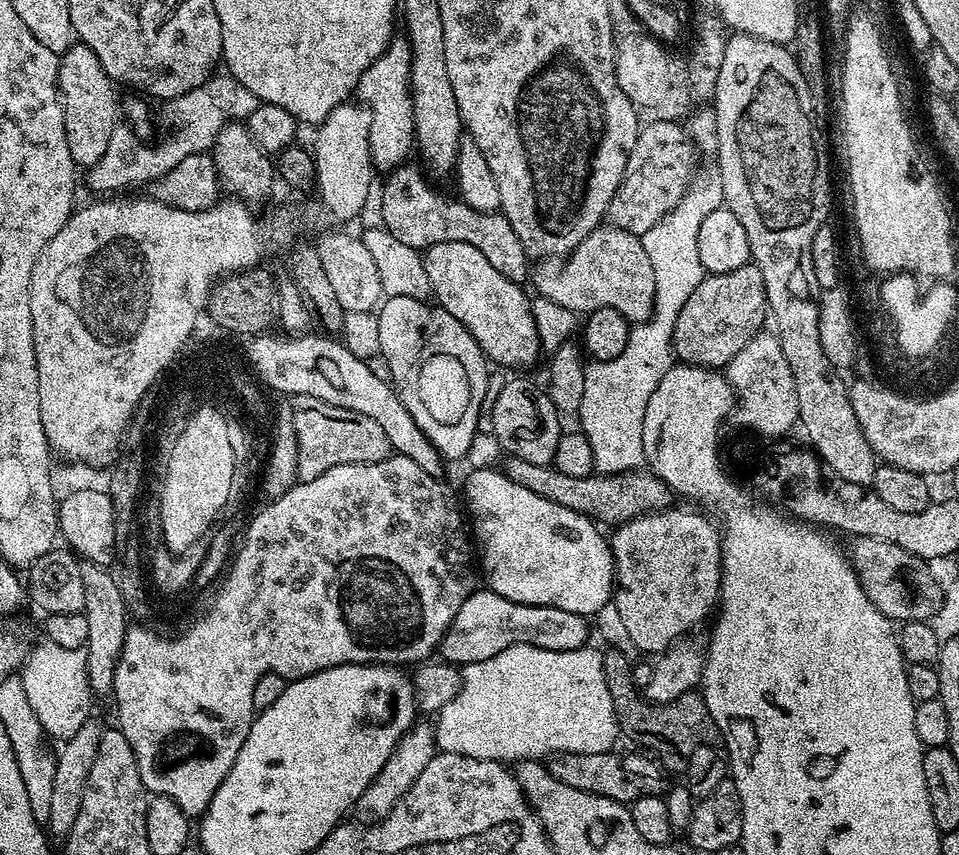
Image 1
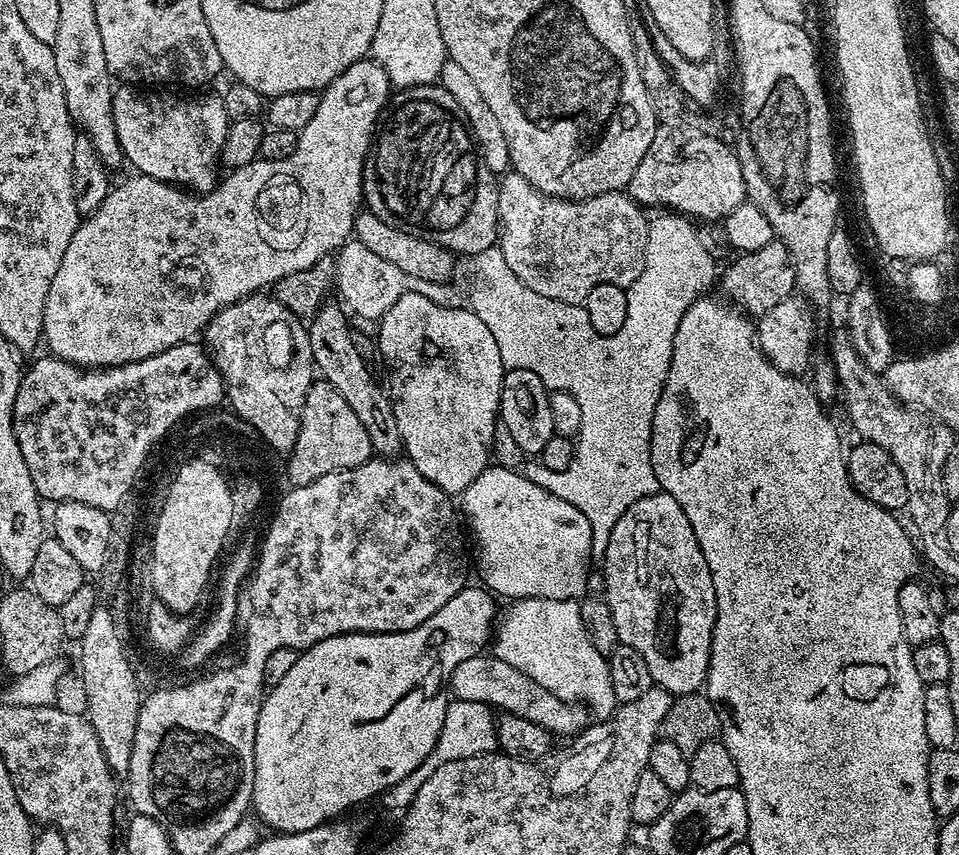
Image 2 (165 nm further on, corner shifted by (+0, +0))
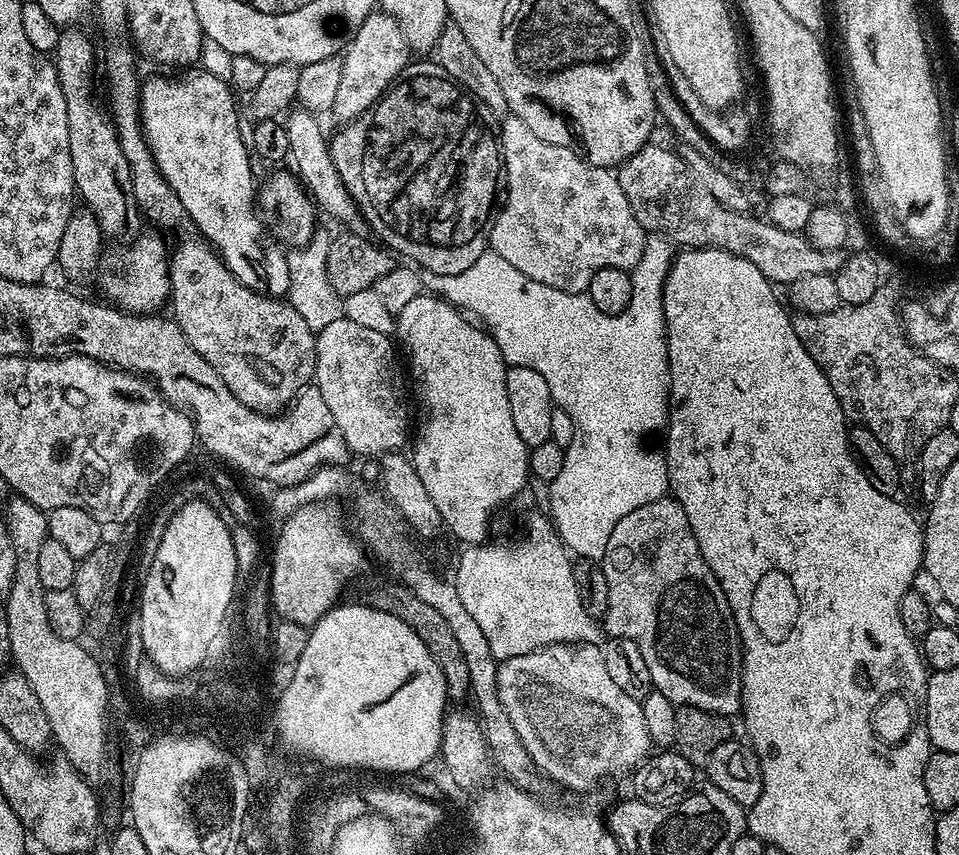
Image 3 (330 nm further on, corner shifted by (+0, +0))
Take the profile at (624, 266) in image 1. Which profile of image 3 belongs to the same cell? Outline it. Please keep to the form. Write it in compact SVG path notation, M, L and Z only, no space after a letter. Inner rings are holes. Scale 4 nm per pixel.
M509 114L501 124L504 125L498 128L498 143L502 180L505 185L508 183L508 193L503 193L504 209L495 213L490 225L491 251L506 258L514 270L522 270L526 278L563 292L587 293L598 270L617 268L631 273L642 258L646 233L638 218L634 218L634 210L630 210L617 173L590 163L575 147L542 142L522 118Z

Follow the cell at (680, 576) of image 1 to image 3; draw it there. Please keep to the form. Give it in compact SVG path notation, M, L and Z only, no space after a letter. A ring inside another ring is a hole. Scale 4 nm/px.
M665 494L661 500L646 502L646 506L638 506L618 526L614 526L614 534L610 534L610 542L606 542L604 551L604 573L606 574L606 586L608 587L608 608L602 617L602 628L609 637L621 636L638 646L642 650L642 658L645 659L646 670L650 673L653 689L668 698L677 707L689 707L718 713L722 716L733 717L737 715L741 704L741 670L743 668L743 649L740 647L738 626L734 622L734 614L730 610L730 602L726 602L726 594L714 578L714 570L706 566L706 558L702 558L702 550L698 550L698 538L694 538L694 530L690 530L690 518L686 518L686 510L671 495Z

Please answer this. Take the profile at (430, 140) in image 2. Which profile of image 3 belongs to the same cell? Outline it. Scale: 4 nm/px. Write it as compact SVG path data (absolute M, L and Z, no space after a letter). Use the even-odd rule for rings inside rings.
M435 62L429 64L409 63L404 69L402 75L396 83L356 120L349 120L343 125L344 128L336 137L331 137L330 151L334 166L338 168L338 174L350 190L354 202L359 206L360 213L364 216L364 221L369 226L371 235L383 247L391 250L393 253L405 256L405 261L419 266L425 272L434 274L462 274L462 270L474 266L478 258L489 247L490 244L490 225L494 219L494 207L492 203L497 203L498 192L496 196L496 183L499 185L502 180L502 157L500 154L500 145L495 131L488 129L486 121L480 117L482 108L479 103L469 93L465 92L456 81L451 80L442 70L442 66Z

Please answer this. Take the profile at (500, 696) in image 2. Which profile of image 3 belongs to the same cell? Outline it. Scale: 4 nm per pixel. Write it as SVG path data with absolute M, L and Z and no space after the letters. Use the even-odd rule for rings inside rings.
M551 644L548 648L539 648L530 654L518 654L501 659L498 663L498 698L502 700L502 710L510 717L510 723L514 730L518 730L518 738L522 738L522 746L526 746L526 754L535 762L537 769L544 772L550 779L566 788L573 788L576 792L582 792L586 788L592 788L599 780L607 776L616 776L619 772L631 773L636 765L641 763L649 755L653 742L647 733L645 719L643 718L643 706L641 701L630 698L619 688L610 674L606 674L606 658L603 651L594 644Z

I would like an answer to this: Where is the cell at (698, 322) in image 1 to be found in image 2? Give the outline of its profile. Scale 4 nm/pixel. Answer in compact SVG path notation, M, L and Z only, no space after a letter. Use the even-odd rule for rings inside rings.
M773 239L760 250L737 255L736 260L724 271L721 271L718 284L722 293L733 305L754 318L767 312L771 307L789 299L795 291L796 275L794 274L791 256L785 244Z

